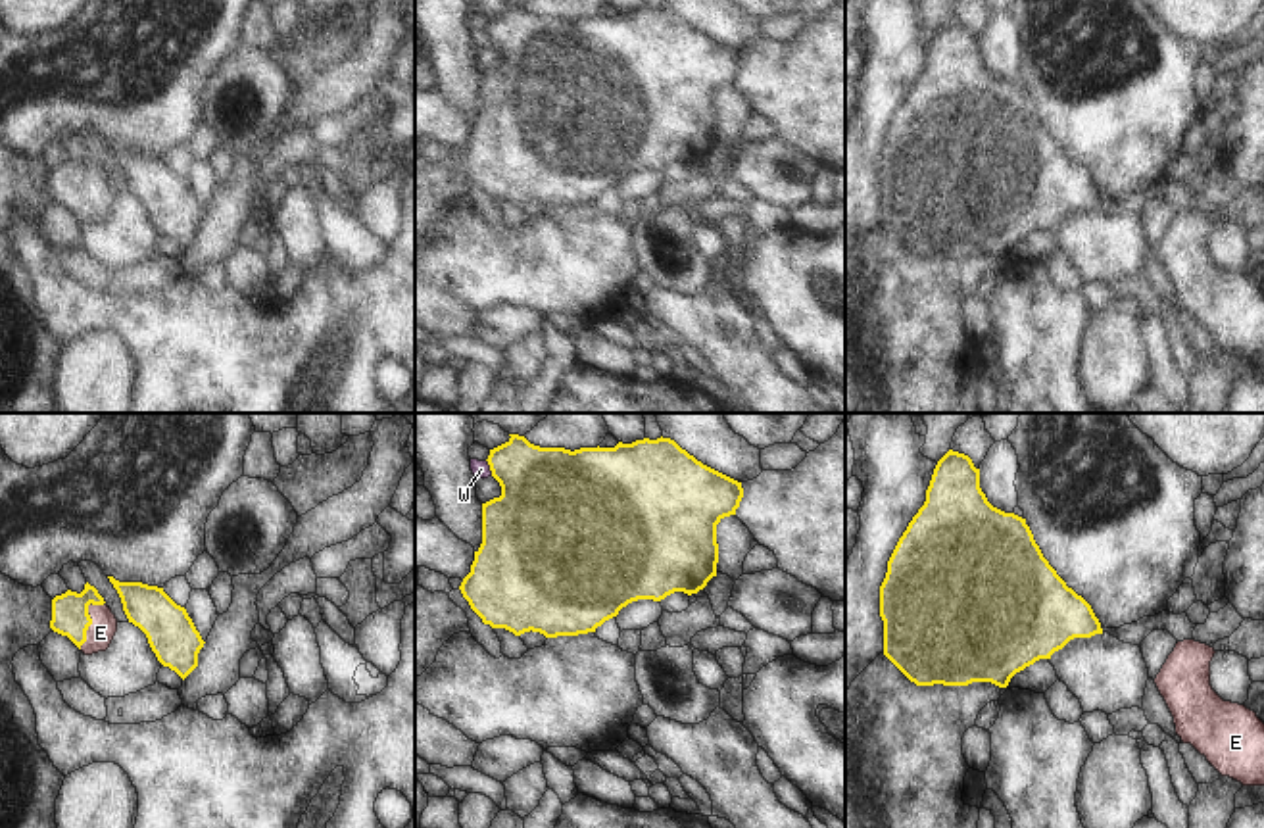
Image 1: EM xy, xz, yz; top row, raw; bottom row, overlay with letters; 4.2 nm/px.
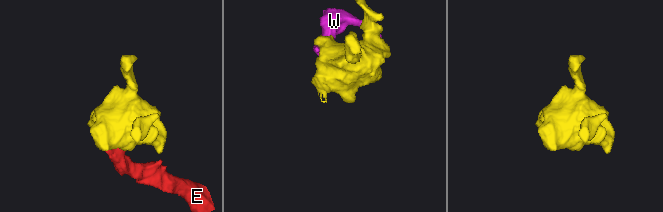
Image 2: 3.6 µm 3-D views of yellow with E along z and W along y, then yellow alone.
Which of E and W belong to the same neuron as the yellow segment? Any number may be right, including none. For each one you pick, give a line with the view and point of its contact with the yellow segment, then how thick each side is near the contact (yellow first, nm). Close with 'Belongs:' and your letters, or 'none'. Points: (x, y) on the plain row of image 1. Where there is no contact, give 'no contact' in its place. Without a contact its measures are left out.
E: contact xy (91, 189); calibres 160 and 110 nm
Belongs: E

